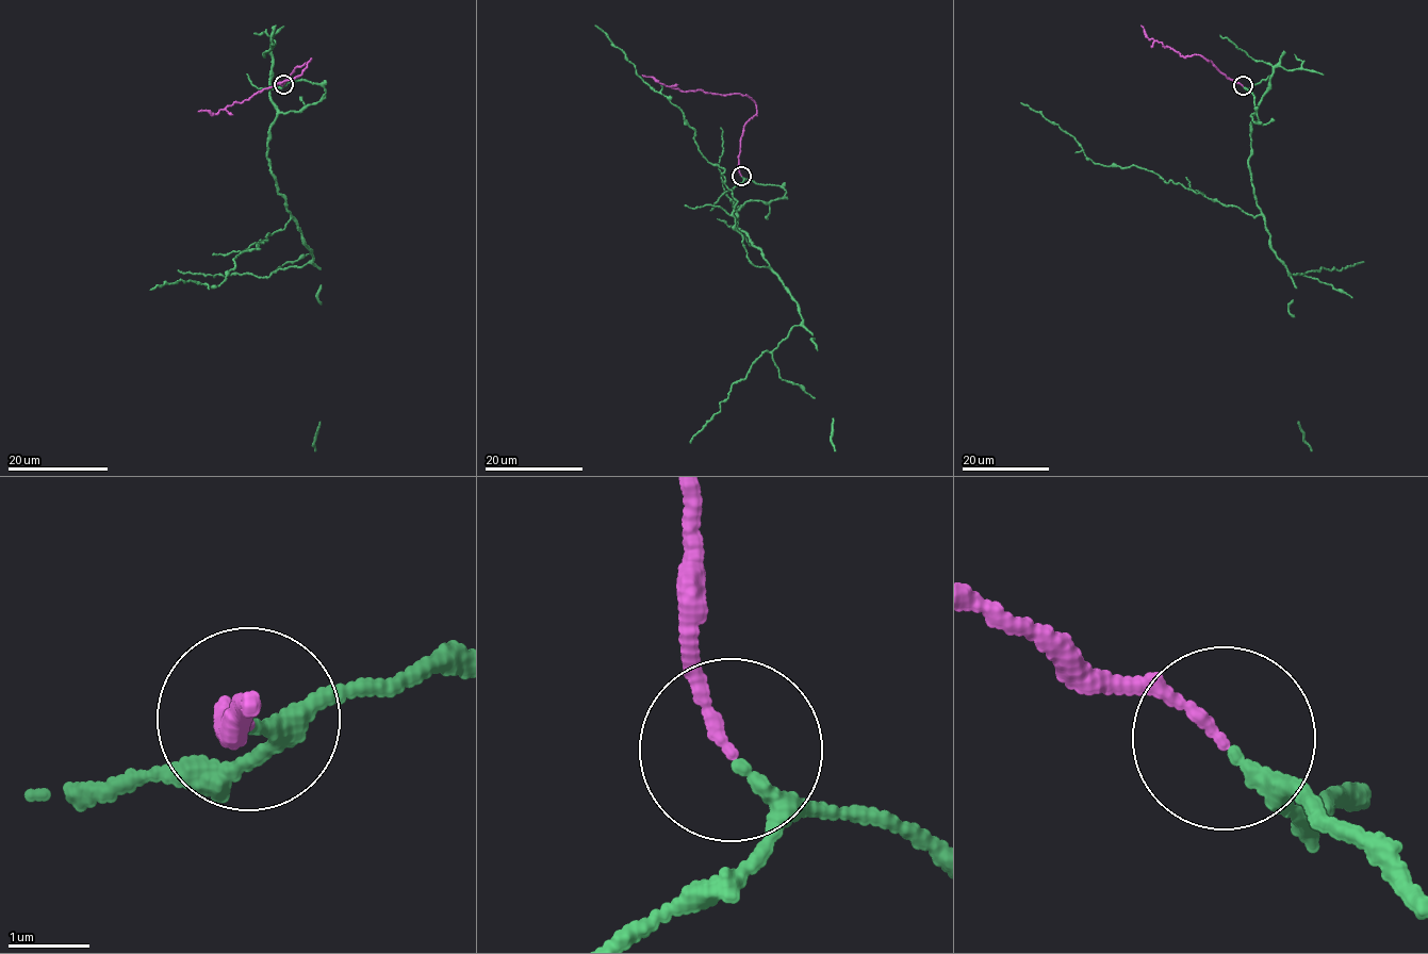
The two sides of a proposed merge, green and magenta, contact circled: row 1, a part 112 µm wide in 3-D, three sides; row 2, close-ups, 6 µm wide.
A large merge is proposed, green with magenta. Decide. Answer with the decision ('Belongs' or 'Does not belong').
Belongs

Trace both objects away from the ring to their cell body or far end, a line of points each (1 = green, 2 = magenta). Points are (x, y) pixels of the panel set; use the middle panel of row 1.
1: (741, 176), (786, 191), (736, 213), (769, 268), (751, 262), (723, 169), (706, 160), (684, 113), (594, 25)
2: (741, 176), (739, 140), (744, 127), (756, 113), (754, 101), (736, 93), (680, 91), (641, 75)

